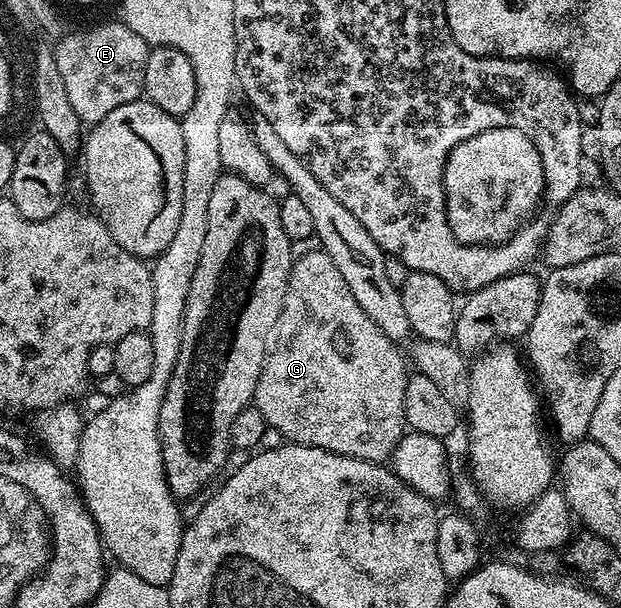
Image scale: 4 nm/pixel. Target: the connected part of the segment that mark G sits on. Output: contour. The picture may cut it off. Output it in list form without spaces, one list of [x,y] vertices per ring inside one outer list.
[[[306,253],[291,264],[286,298],[258,376],[253,408],[258,409],[267,426],[280,431],[287,442],[320,447],[336,455],[365,461],[385,462],[408,429],[404,415],[408,361],[403,350],[401,353],[398,349],[401,348],[364,315],[364,307],[356,303],[356,295],[348,291],[344,275],[336,271],[336,263],[332,263],[328,254]]]

